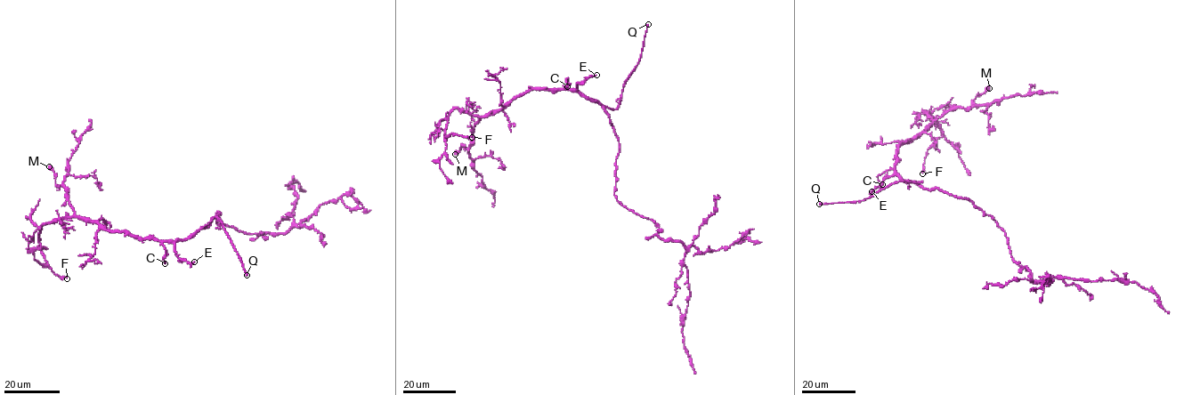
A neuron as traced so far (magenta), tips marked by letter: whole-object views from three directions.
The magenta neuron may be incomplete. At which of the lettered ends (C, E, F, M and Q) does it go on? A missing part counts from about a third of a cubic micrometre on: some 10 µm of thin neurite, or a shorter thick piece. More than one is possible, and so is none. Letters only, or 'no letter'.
E, Q

